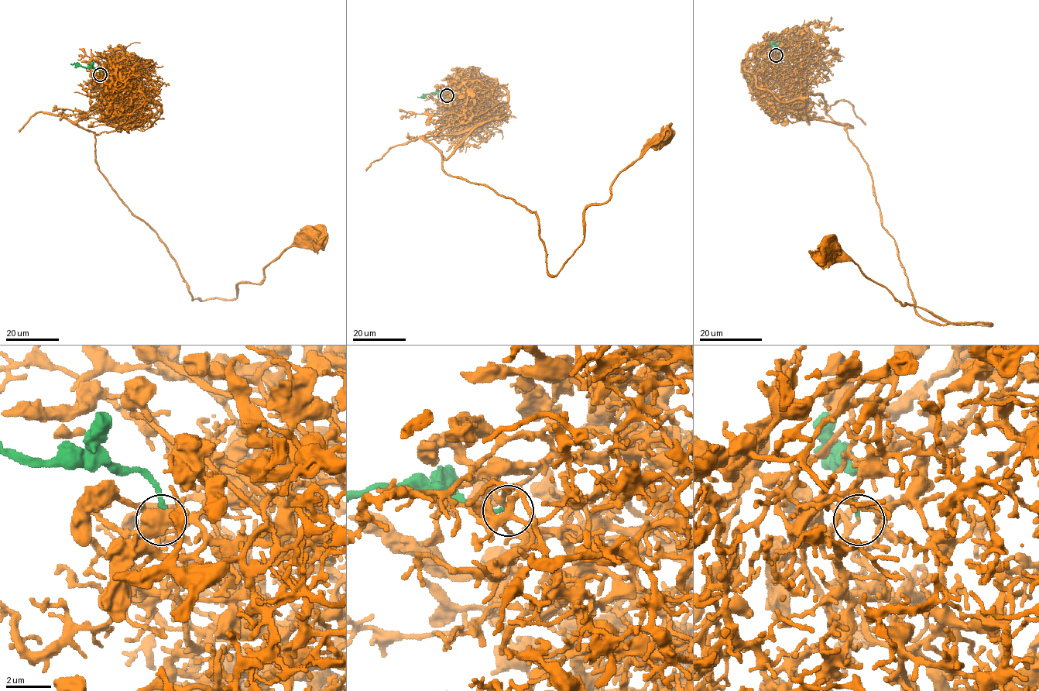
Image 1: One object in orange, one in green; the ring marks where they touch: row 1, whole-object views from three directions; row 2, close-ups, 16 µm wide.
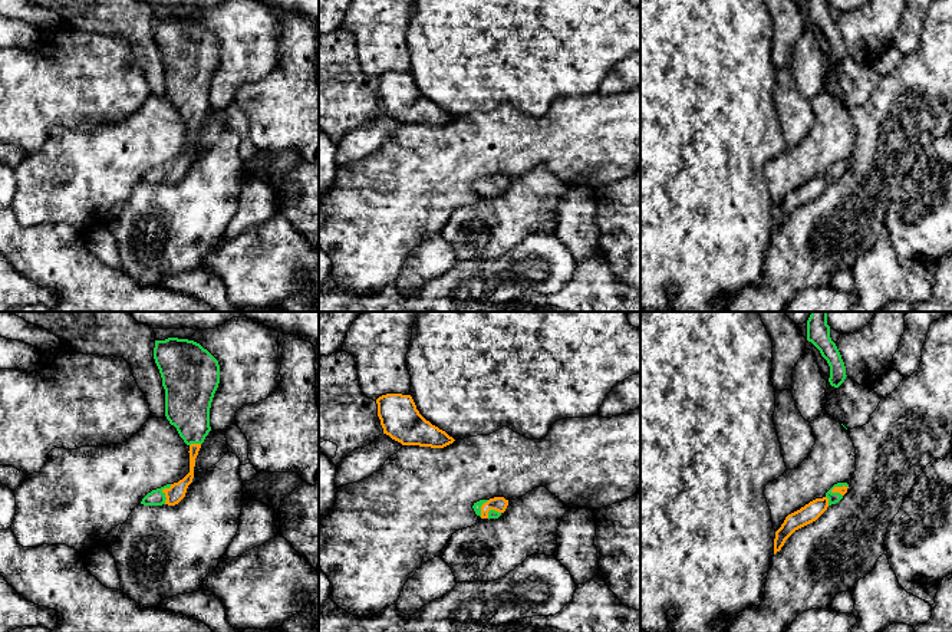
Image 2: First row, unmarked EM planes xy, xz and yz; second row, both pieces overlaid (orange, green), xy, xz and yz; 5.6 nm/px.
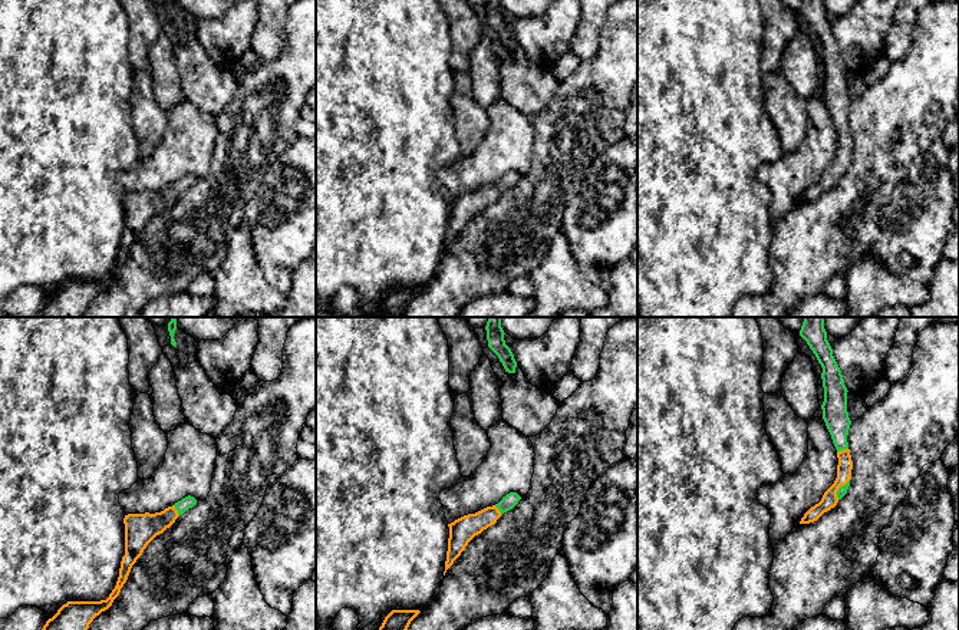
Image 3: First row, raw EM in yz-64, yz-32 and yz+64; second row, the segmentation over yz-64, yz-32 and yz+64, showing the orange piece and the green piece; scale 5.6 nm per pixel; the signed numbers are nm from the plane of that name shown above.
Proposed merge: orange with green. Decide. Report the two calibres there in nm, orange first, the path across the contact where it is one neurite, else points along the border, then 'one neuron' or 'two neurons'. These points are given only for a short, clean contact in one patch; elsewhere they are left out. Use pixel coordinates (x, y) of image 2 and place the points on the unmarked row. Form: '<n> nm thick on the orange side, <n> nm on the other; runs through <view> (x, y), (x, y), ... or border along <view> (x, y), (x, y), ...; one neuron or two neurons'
100 nm thick on the orange side, 90 nm on the other; one neuron

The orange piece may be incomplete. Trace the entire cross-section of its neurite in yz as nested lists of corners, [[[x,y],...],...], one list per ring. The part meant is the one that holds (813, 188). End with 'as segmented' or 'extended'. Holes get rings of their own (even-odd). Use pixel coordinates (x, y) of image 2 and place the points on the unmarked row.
[[[837,161],[826,171],[823,177],[816,177],[800,188],[788,192],[781,205],[775,210],[774,233],[781,228],[785,218],[795,208],[816,200],[827,188],[829,184],[839,181],[847,171],[847,167],[847,161]]]; extended

